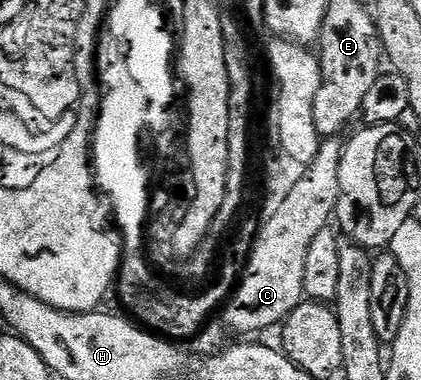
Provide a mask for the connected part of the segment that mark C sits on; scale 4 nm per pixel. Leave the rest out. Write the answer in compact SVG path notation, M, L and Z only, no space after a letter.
M343 136L323 138L317 157L307 166L286 203L274 218L263 222L253 242L246 273L243 272L238 288L223 310L224 323L230 330L240 335L252 335L277 324L276 329L305 300L303 275L307 252L314 237L326 228L336 212L340 198L340 160L345 144Z

